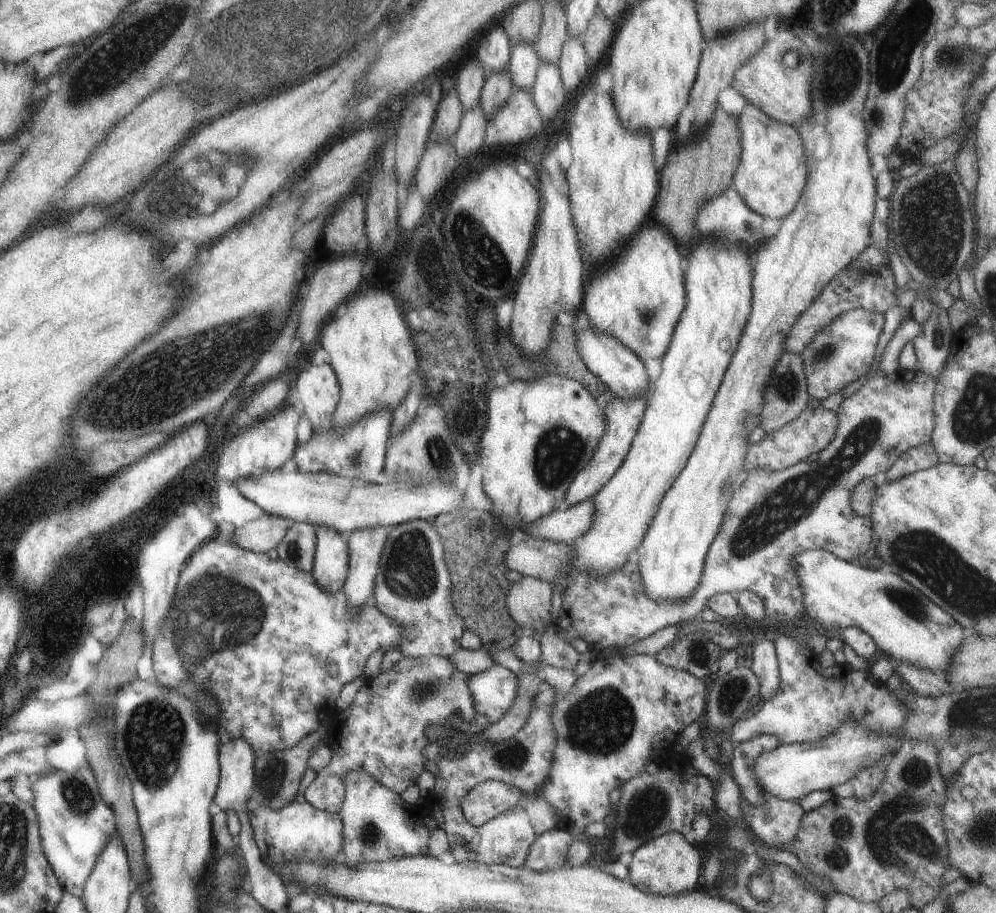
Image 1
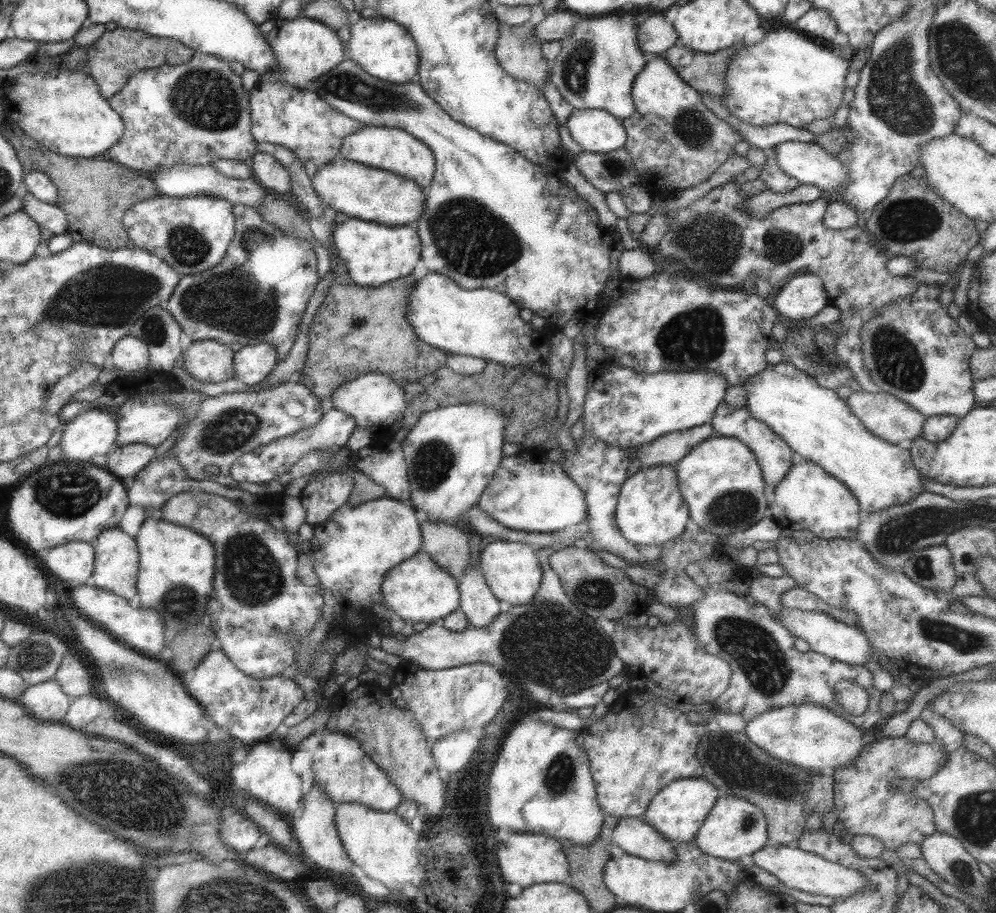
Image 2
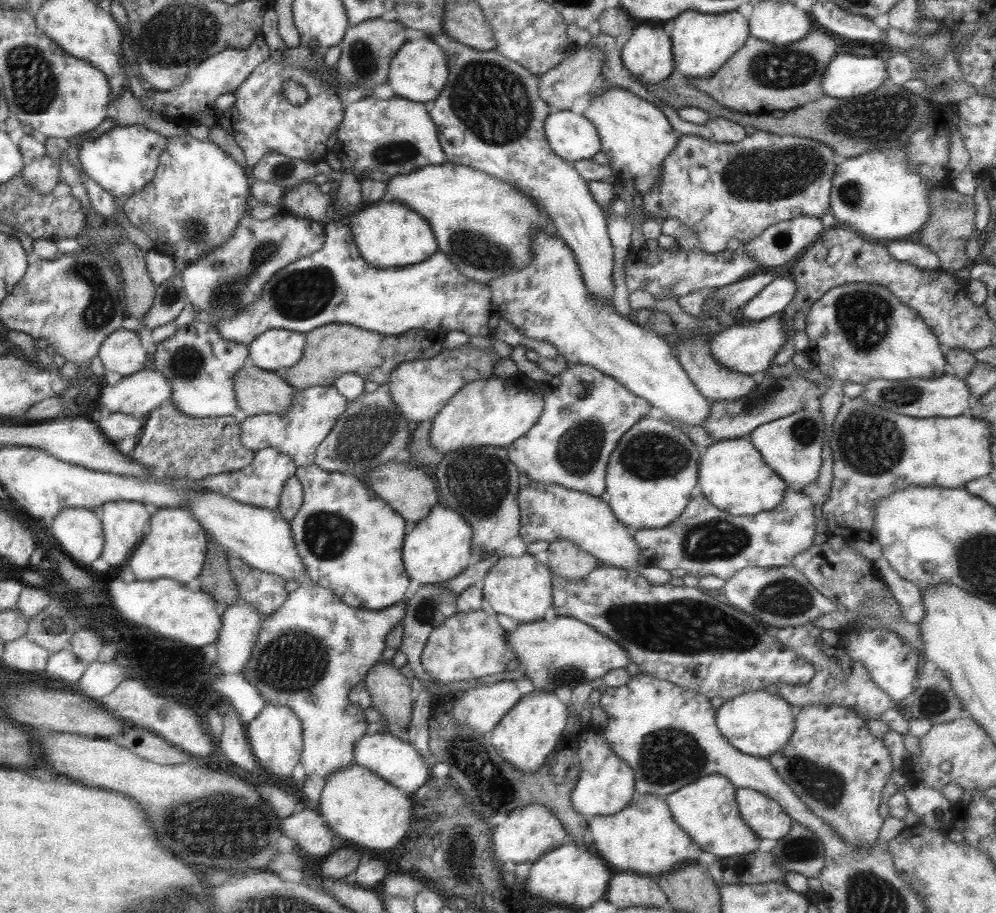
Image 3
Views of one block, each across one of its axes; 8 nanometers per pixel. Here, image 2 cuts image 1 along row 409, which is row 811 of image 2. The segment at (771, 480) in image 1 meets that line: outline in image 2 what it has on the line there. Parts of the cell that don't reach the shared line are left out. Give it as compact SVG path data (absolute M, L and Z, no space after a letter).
M906 735L896 738L884 737L880 742L867 744L854 763L850 763L848 767L838 768L832 774L834 805L838 811L838 822L842 822L846 833L852 833L853 836L870 835L880 839L886 849L896 850L898 846L906 842L922 843L922 839L926 835L936 832L933 810L926 800L922 800L914 794L914 790L908 793L902 790L892 792L892 785L894 785L892 781L896 777L917 778L920 781L930 778L946 764L948 756L949 751L938 741L929 744L915 744Z

